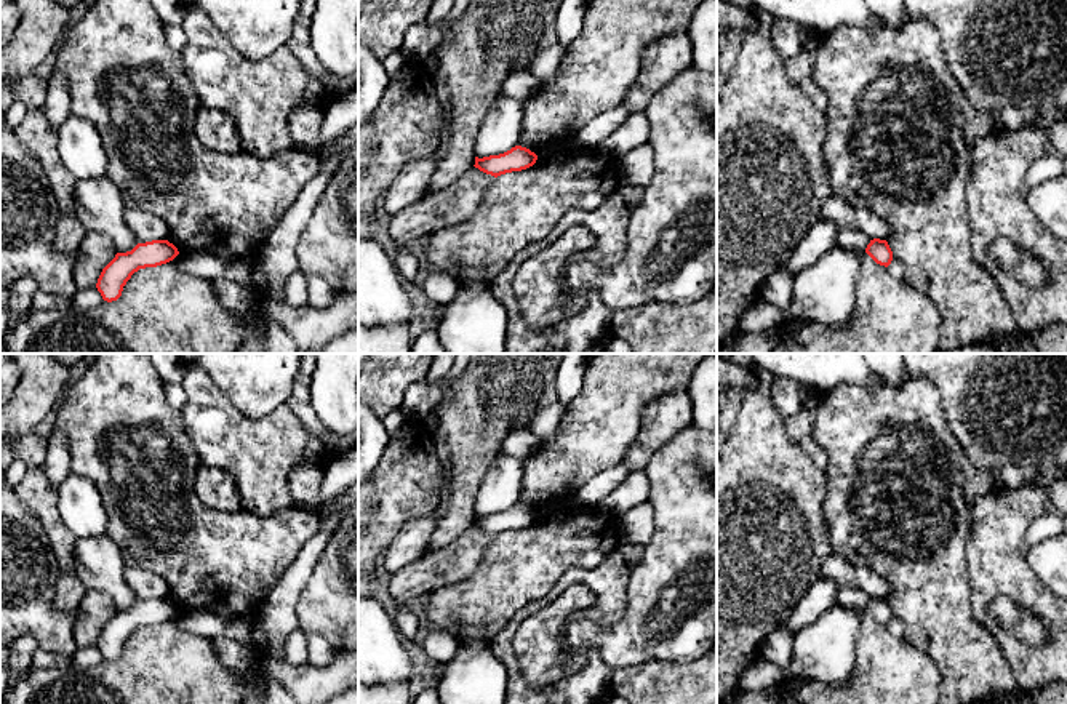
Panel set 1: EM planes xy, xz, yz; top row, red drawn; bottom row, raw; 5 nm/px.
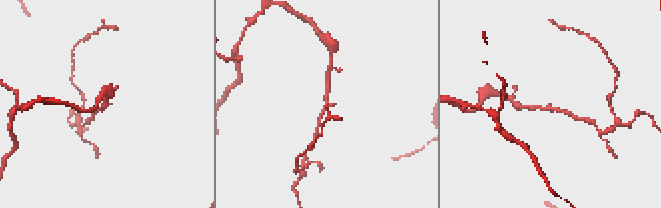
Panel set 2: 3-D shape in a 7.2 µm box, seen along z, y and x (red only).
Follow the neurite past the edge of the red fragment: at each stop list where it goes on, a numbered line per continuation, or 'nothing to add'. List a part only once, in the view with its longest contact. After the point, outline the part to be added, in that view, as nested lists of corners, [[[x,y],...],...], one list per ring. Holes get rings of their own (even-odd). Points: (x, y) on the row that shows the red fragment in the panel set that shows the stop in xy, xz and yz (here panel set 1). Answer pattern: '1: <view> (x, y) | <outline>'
nothing to add

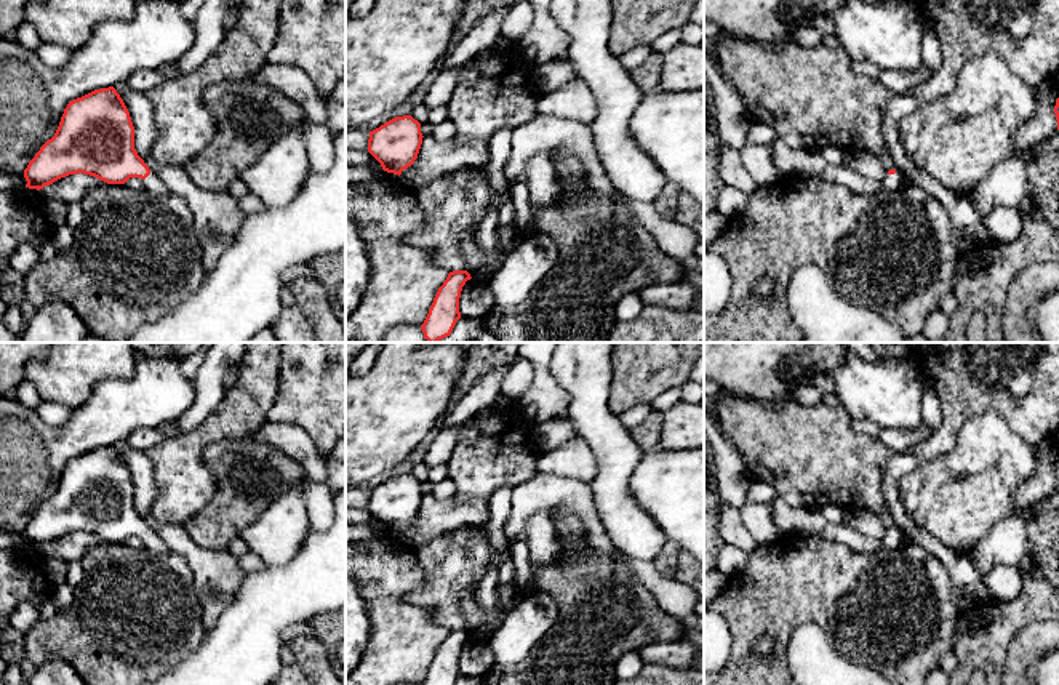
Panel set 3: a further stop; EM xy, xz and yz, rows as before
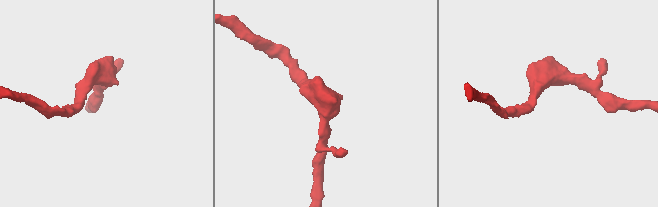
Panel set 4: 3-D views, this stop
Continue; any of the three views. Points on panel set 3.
1: yz (891, 181) | [[[897,173],[888,174],[886,178],[880,179],[881,181],[881,192],[889,192],[899,187],[901,184],[901,176]]]

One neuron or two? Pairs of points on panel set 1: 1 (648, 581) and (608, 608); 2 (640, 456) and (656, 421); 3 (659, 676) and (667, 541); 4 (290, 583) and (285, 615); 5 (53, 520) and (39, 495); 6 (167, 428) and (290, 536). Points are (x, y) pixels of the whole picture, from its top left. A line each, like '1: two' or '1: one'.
1: two
2: one
3: two
4: one
5: one
6: one

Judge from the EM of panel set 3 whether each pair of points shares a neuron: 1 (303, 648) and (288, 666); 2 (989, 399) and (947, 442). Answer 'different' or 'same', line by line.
1: different
2: same

